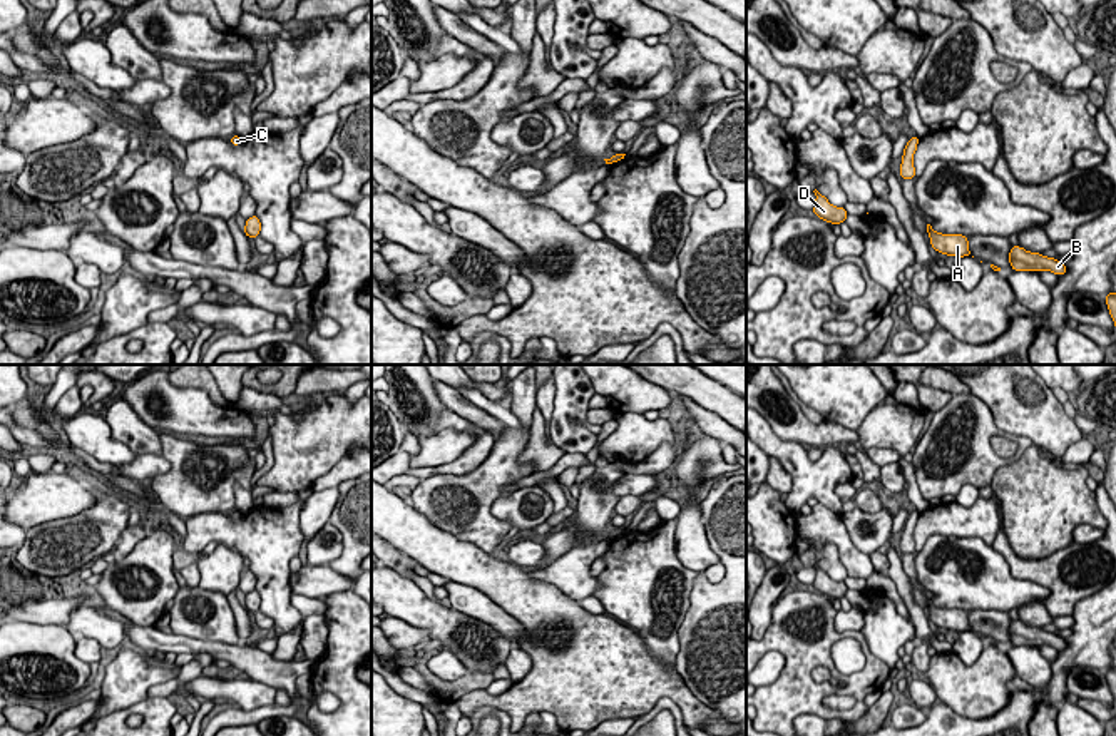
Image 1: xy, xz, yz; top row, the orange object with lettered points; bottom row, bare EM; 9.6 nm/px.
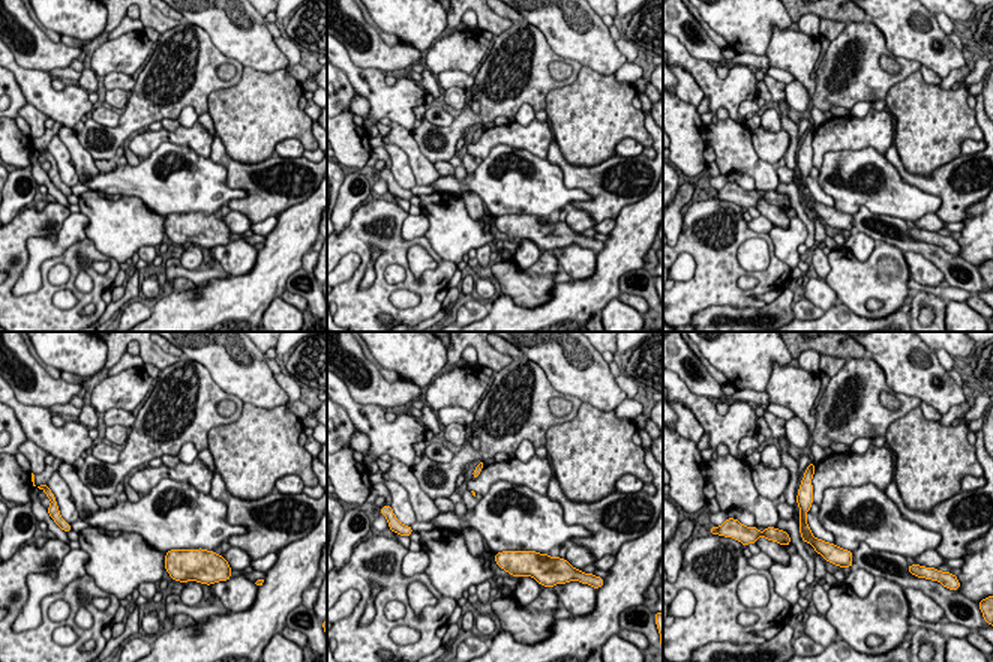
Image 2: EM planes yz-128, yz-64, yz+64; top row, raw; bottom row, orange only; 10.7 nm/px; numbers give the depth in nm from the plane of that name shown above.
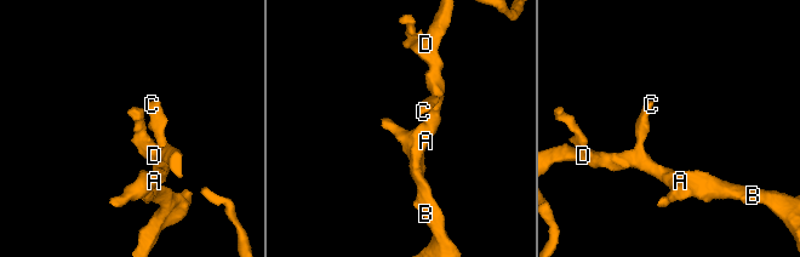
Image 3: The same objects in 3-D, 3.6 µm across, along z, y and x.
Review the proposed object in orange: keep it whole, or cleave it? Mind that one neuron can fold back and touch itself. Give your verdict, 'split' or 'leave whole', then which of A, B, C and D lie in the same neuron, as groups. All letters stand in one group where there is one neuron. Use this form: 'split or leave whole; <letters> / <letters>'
leave whole; A B C D

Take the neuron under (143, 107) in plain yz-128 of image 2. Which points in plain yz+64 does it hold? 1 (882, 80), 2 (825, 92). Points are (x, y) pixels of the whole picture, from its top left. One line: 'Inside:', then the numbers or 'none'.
Inside: 1, 2

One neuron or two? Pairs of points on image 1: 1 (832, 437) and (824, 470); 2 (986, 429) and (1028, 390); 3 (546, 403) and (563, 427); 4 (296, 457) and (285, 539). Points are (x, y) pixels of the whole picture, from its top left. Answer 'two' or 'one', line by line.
1: two
2: two
3: two
4: two

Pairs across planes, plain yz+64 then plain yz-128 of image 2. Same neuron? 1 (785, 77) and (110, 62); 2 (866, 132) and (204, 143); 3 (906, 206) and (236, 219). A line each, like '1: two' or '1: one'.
1: two
2: one
3: two

